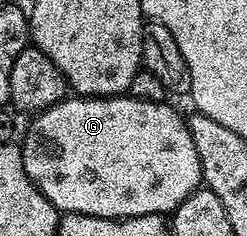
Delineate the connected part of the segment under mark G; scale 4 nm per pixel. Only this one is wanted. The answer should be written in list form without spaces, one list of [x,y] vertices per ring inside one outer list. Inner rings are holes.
[[[68,96],[62,102],[53,104],[47,110],[34,115],[30,119],[31,127],[27,135],[21,138],[24,168],[29,180],[41,191],[44,196],[63,214],[83,213],[85,216],[124,219],[157,214],[170,215],[194,190],[200,189],[203,181],[203,169],[201,160],[197,154],[197,144],[193,142],[193,136],[187,127],[187,118],[179,115],[173,107],[167,106],[166,101],[146,102],[130,96],[116,96],[114,98],[96,98],[94,96]]]

